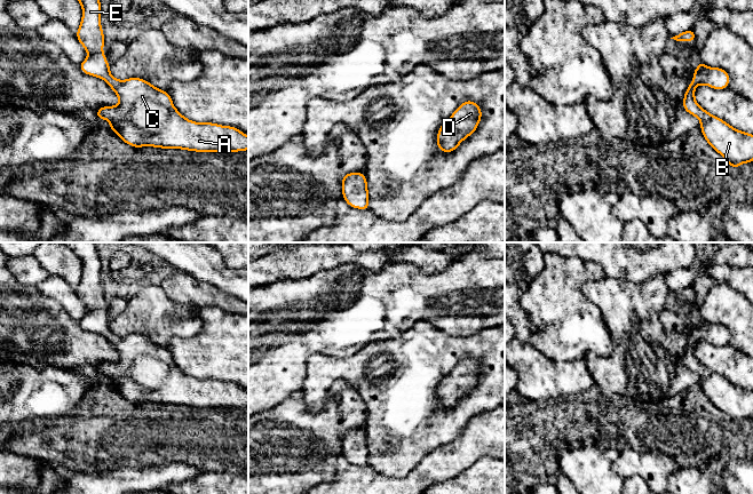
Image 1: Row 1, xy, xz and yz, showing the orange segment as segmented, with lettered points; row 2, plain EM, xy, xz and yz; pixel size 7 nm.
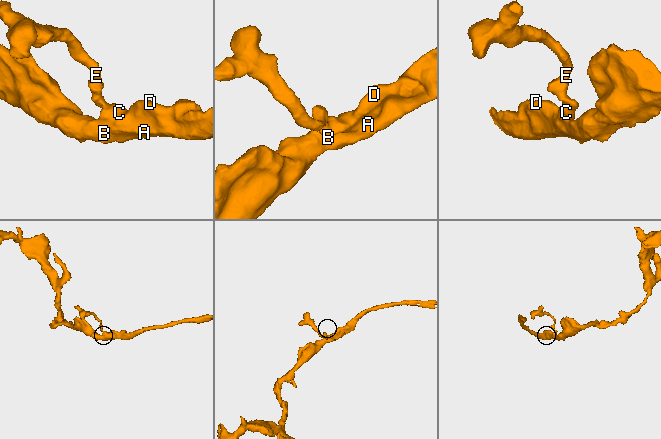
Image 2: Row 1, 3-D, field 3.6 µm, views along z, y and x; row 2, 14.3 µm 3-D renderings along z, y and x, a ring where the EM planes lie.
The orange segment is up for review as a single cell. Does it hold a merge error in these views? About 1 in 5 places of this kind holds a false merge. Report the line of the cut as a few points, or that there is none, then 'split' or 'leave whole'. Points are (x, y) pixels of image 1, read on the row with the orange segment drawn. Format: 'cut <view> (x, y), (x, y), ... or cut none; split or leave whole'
cut none; leave whole

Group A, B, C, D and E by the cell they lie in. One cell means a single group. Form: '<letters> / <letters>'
A B C D E

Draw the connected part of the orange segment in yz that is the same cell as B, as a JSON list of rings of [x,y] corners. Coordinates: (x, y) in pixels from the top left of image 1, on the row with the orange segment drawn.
[[[702,61],[693,71],[693,81],[684,93],[683,109],[700,121],[700,129],[706,142],[719,152],[732,168],[753,162],[753,135],[737,130],[722,119],[700,107],[695,99],[698,85],[707,85],[721,90],[728,88],[729,74],[720,67],[708,67]]]

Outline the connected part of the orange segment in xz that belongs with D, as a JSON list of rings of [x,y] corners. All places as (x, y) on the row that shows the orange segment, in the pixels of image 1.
[[[463,102],[439,127],[436,143],[442,152],[453,152],[459,144],[477,129],[482,110],[476,102]]]

